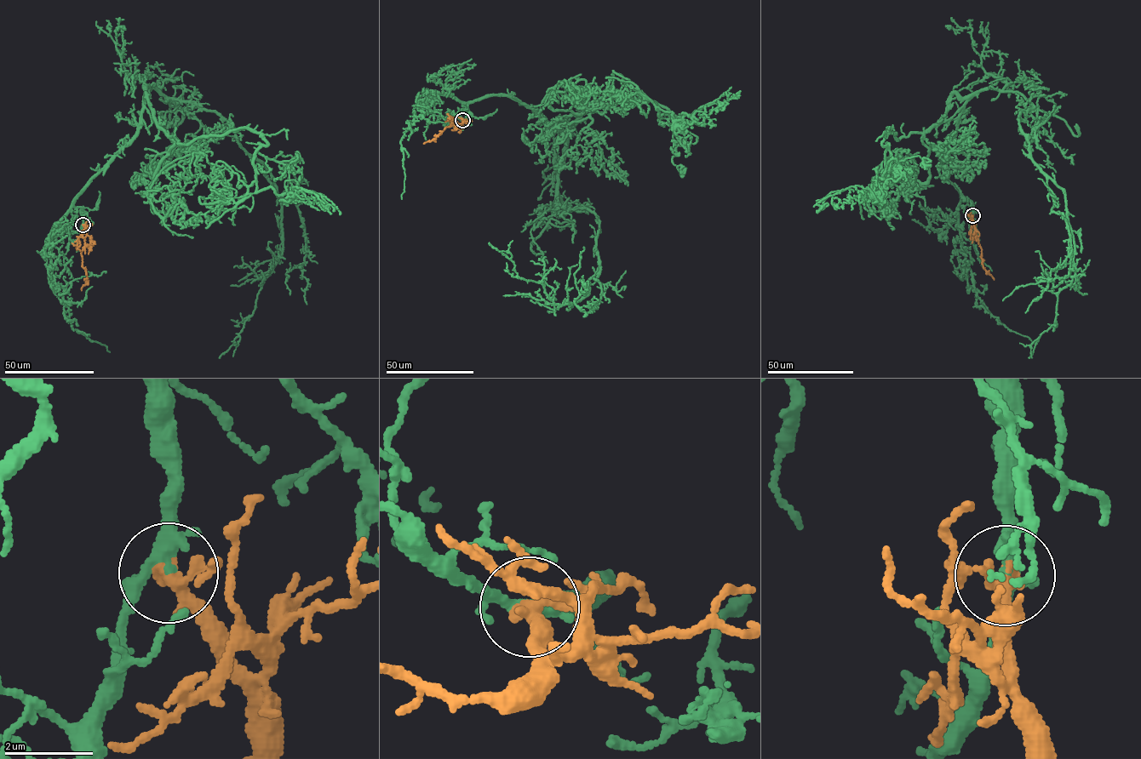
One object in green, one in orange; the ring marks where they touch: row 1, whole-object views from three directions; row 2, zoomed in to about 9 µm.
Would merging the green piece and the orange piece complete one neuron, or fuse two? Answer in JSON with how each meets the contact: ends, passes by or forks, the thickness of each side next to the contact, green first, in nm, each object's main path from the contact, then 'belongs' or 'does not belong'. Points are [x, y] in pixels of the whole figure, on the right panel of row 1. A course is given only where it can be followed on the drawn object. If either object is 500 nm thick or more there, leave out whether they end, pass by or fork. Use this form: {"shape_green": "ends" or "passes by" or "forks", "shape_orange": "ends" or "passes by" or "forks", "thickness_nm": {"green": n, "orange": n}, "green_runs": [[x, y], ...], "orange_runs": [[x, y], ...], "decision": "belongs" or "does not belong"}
{"shape_green": "passes by", "shape_orange": "passes by", "thickness_nm": {"green": 280, "orange": 280}, "green_runs": [[972, 215], [943, 166], [957, 117], [983, 89], [1022, 94], [1030, 155], [1063, 191], [1075, 272], [1029, 358]], "orange_runs": [[972, 215], [983, 266], [994, 280]], "decision": "belongs"}

